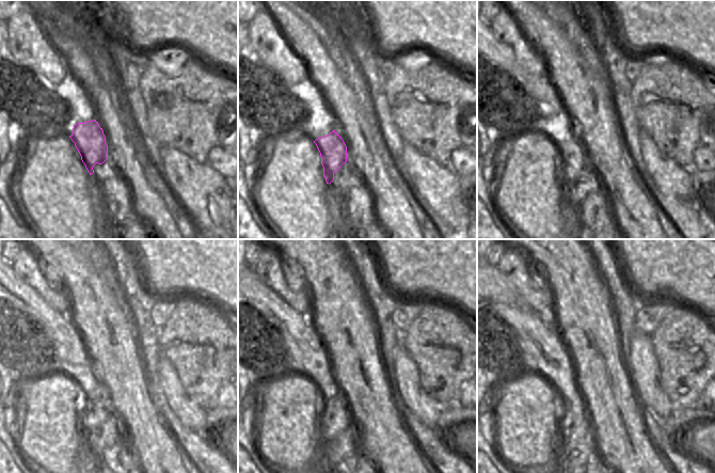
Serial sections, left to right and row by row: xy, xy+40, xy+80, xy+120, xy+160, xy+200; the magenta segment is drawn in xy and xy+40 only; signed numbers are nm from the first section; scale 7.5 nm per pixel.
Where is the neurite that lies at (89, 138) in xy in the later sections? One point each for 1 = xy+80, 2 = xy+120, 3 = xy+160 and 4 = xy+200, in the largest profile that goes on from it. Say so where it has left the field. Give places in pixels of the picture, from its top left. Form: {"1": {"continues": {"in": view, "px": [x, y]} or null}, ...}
{"1": {"continues": {"in": "xy+80", "px": [572, 155]}}, "2": {"continues": {"in": "xy+120", "px": [95, 410]}}, "3": {"continues": {"in": "xy+160", "px": [335, 418]}}, "4": {"continues": {"in": "xy+200", "px": [574, 426]}}}

